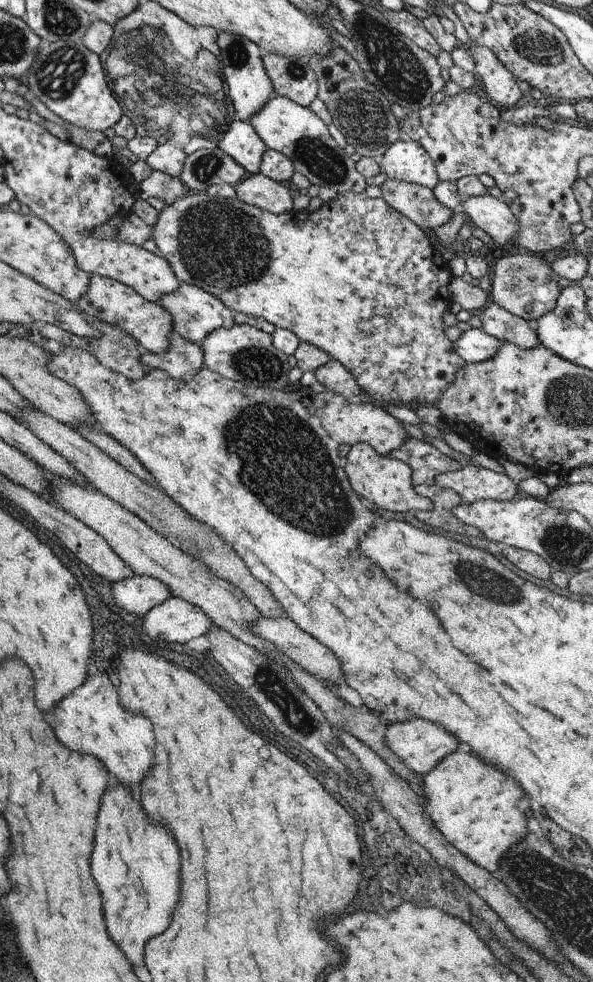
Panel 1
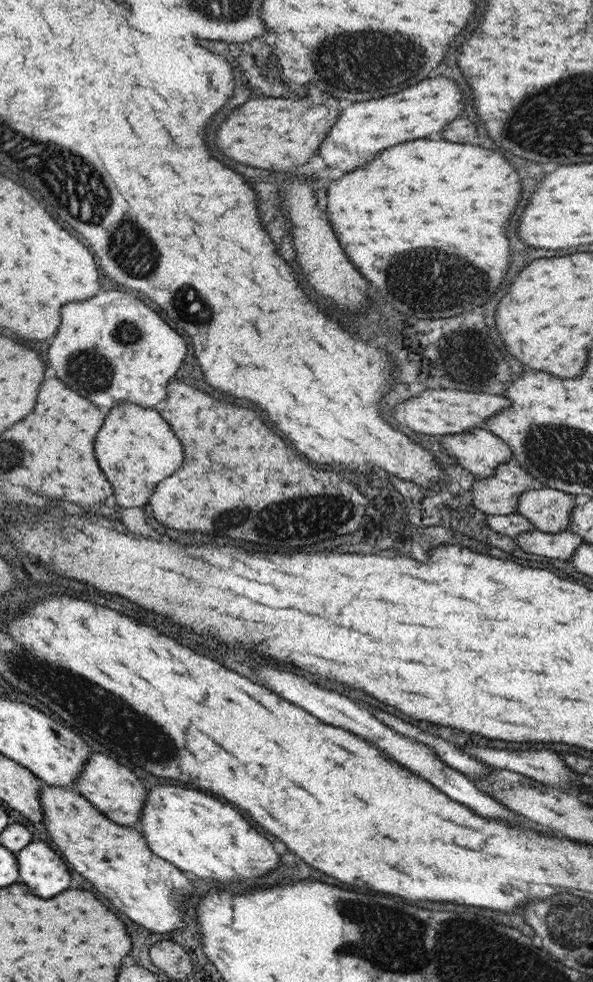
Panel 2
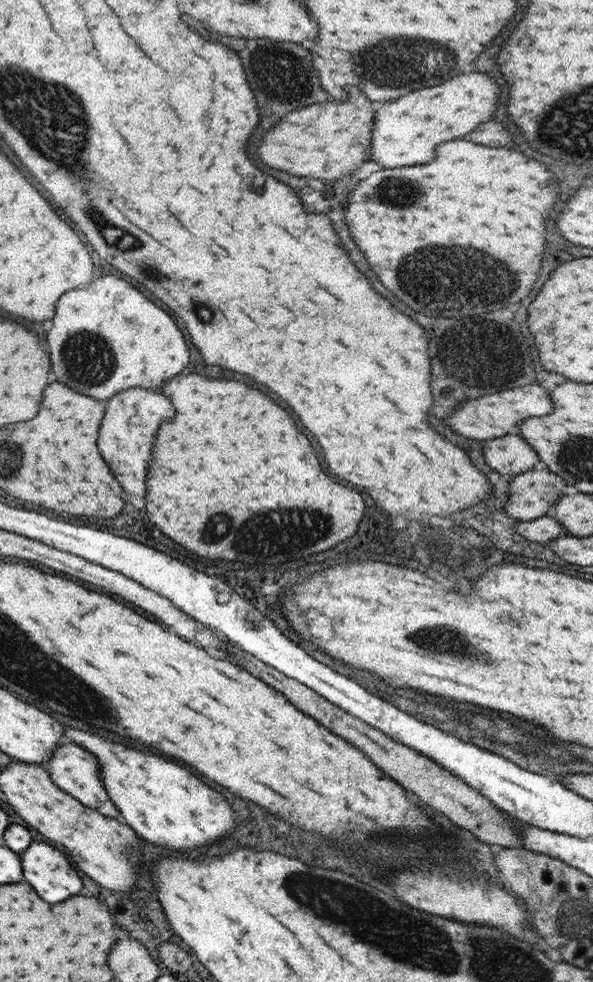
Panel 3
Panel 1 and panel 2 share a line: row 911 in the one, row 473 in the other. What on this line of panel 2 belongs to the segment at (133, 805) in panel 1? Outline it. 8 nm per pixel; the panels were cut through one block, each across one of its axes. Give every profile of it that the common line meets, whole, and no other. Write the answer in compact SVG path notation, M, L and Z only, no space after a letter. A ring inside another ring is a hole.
M136 402L110 410L106 426L102 426L96 436L94 448L102 472L110 478L110 482L114 482L116 502L124 508L144 506L158 482L172 476L184 460L180 440L172 434L162 416L152 408L138 406Z

